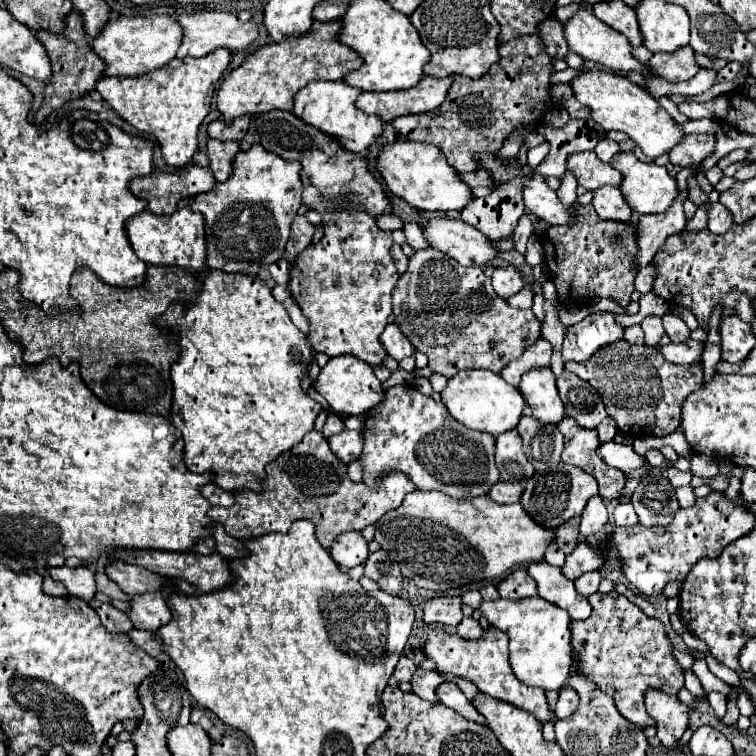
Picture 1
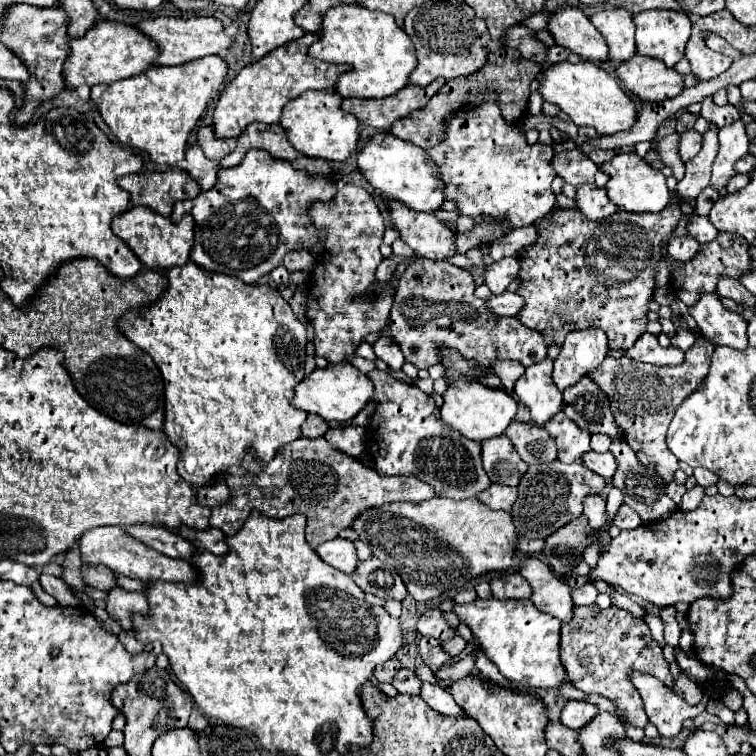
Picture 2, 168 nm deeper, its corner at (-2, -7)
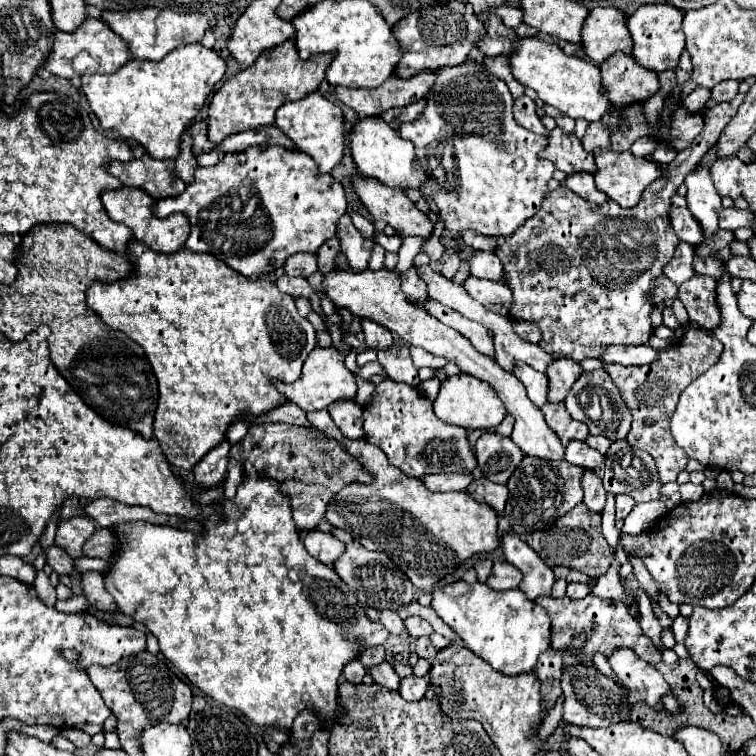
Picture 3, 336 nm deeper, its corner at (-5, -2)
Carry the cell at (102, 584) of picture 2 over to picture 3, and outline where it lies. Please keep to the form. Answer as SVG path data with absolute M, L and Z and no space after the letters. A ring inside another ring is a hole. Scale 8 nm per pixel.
M57 545L47 547L45 557L47 557L47 565L51 565L55 573L59 573L59 575L71 575L73 573L73 559L61 547L57 547Z

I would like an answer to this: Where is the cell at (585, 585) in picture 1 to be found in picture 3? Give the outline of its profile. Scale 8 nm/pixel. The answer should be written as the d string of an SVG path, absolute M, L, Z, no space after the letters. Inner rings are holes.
M569 583L567 585L567 597L569 599L583 599L589 595L589 587L585 583Z

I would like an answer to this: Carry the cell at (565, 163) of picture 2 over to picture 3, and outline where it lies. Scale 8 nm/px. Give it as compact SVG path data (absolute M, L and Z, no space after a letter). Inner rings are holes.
M561 127L549 131L547 149L539 153L541 159L549 159L559 171L571 175L577 171L595 171L593 153L587 153L581 147L581 141L575 133L565 133Z

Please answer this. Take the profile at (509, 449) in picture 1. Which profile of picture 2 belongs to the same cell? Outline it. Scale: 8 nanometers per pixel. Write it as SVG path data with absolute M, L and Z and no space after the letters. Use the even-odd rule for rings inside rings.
M496 436L492 440L484 440L482 462L484 470L488 472L494 484L518 486L520 476L524 476L524 472L528 470L528 464L520 460L508 436Z

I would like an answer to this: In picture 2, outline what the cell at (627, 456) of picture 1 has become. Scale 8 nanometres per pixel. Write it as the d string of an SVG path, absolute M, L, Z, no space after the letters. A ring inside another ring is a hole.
M586 452L584 454L584 466L590 468L592 472L604 476L606 480L612 480L612 476L616 474L616 458L612 456L612 452L604 452L604 454L598 454L598 452Z

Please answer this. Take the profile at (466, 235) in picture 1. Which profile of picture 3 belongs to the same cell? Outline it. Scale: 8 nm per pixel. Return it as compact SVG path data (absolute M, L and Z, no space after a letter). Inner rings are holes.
M355 175L351 185L375 221L389 223L401 235L419 235L427 239L433 231L427 215L407 199L403 189L391 189L365 175Z

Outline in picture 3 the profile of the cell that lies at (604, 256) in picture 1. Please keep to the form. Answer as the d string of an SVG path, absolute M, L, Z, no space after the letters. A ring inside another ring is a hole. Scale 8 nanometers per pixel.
M739 93L731 101L717 103L705 109L703 131L685 151L677 153L677 157L667 165L667 175L651 183L651 187L643 191L643 199L639 199L635 207L623 209L617 203L611 203L611 199L601 205L595 205L577 197L573 191L561 185L555 191L547 191L543 207L523 227L519 227L515 235L509 235L507 239L497 237L495 255L501 259L503 277L513 291L513 305L509 307L509 317L535 323L541 331L539 347L543 347L553 357L567 355L567 359L575 359L577 363L581 363L587 357L601 355L609 345L615 343L647 343L653 333L649 319L649 313L653 309L649 301L649 289L653 279L663 273L663 267L669 263L675 247L679 245L679 239L669 223L671 195L675 195L685 175L691 173L691 169L699 163L705 151L717 143L723 127L733 119L741 103L743 95Z

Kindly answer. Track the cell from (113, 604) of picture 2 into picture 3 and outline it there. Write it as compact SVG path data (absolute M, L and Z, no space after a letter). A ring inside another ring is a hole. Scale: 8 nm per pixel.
M85 571L81 575L81 589L83 597L87 599L89 605L101 609L101 611L117 611L113 597L107 593L103 585L103 575L99 571Z

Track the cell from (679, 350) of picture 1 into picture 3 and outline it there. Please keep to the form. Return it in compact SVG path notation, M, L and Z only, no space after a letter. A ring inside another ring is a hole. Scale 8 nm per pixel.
M615 345L615 347L607 347L607 351L603 351L603 355L599 355L603 365L647 365L651 361L655 361L659 355L659 349L653 349L649 345Z

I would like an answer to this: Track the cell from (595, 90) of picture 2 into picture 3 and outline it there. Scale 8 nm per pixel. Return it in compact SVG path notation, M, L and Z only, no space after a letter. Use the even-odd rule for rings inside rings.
M521 37L517 39L515 51L509 57L513 77L531 87L547 105L557 107L561 113L573 119L601 121L601 117L611 111L611 103L605 93L601 93L601 73L599 67L591 61L569 57L557 45L545 43L539 37Z

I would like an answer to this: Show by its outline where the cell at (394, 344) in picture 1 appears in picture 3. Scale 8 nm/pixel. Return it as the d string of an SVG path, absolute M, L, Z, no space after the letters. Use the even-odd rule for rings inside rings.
M361 319L361 329L365 335L365 343L369 349L389 349L393 343L391 331L379 327L379 323L371 323L371 319Z

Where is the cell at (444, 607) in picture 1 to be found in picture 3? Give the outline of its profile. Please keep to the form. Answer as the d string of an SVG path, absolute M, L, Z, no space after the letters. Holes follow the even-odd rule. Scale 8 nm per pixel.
M421 617L405 619L405 629L407 629L409 637L413 637L413 639L419 639L423 635L431 635L433 633L433 627L425 619L421 619Z

